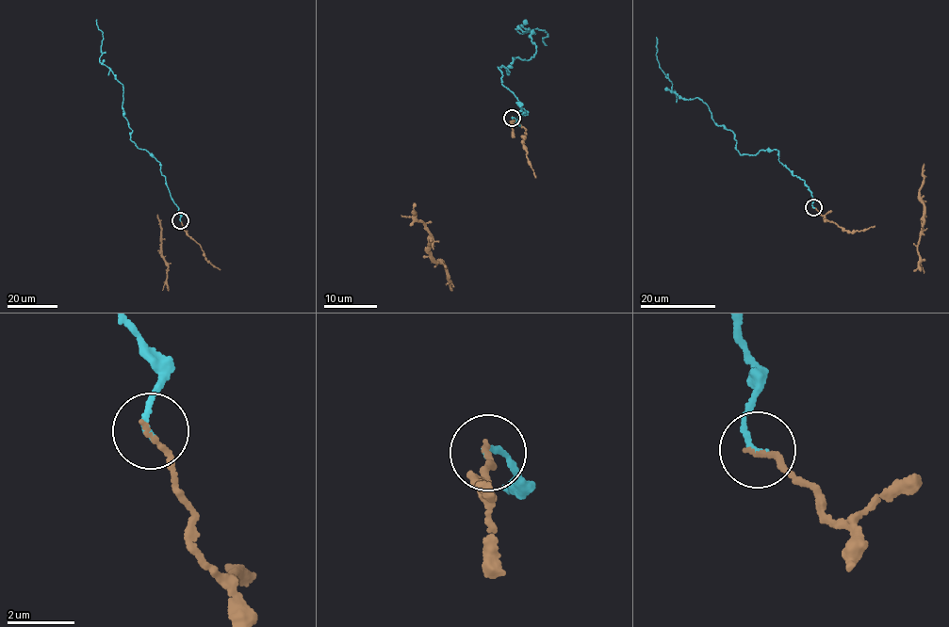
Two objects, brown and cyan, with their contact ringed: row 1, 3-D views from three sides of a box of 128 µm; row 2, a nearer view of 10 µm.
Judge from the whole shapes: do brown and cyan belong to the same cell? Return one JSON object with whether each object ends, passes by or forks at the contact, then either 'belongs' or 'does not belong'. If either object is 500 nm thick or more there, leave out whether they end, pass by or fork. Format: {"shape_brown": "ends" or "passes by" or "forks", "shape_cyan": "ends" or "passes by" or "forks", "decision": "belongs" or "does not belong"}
{"shape_brown": "ends", "shape_cyan": "ends", "decision": "belongs"}

